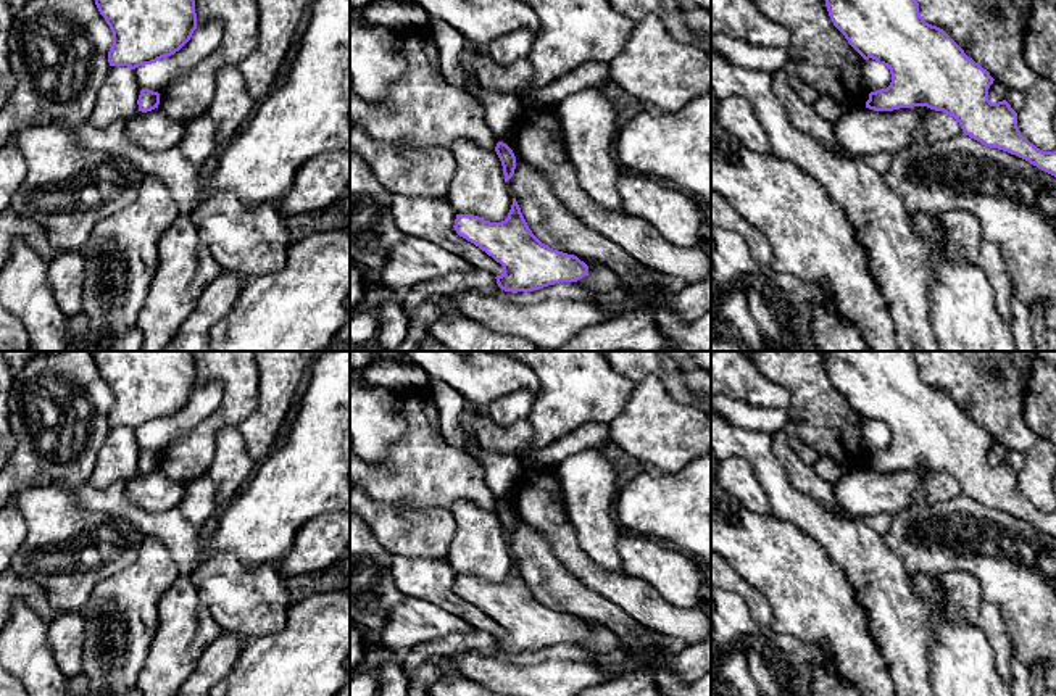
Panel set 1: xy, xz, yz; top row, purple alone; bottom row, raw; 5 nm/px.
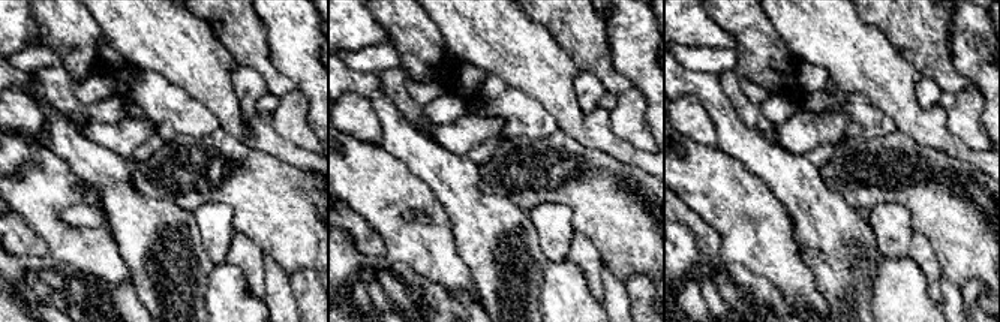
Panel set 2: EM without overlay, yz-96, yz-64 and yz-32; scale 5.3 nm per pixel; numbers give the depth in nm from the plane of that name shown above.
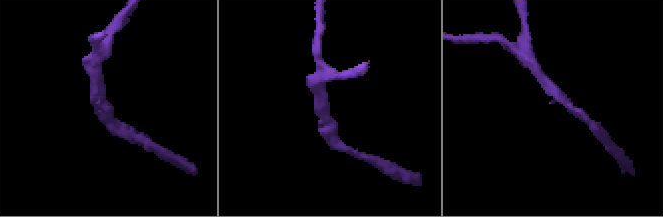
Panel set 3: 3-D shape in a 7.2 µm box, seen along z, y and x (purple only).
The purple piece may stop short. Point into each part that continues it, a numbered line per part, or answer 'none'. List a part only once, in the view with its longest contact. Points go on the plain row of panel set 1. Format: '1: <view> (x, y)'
none

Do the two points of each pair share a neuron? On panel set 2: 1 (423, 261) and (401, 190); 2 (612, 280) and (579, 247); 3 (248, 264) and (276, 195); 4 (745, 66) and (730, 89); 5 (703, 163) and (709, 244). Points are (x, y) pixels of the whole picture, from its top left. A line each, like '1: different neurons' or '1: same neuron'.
1: same neuron
2: different neurons
3: different neurons
4: different neurons
5: different neurons

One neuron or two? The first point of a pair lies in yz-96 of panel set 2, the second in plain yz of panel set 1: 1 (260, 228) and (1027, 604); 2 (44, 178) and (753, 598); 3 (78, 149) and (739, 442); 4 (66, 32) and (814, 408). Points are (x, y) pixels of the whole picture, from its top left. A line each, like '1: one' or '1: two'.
1: one
2: two
3: one
4: one

